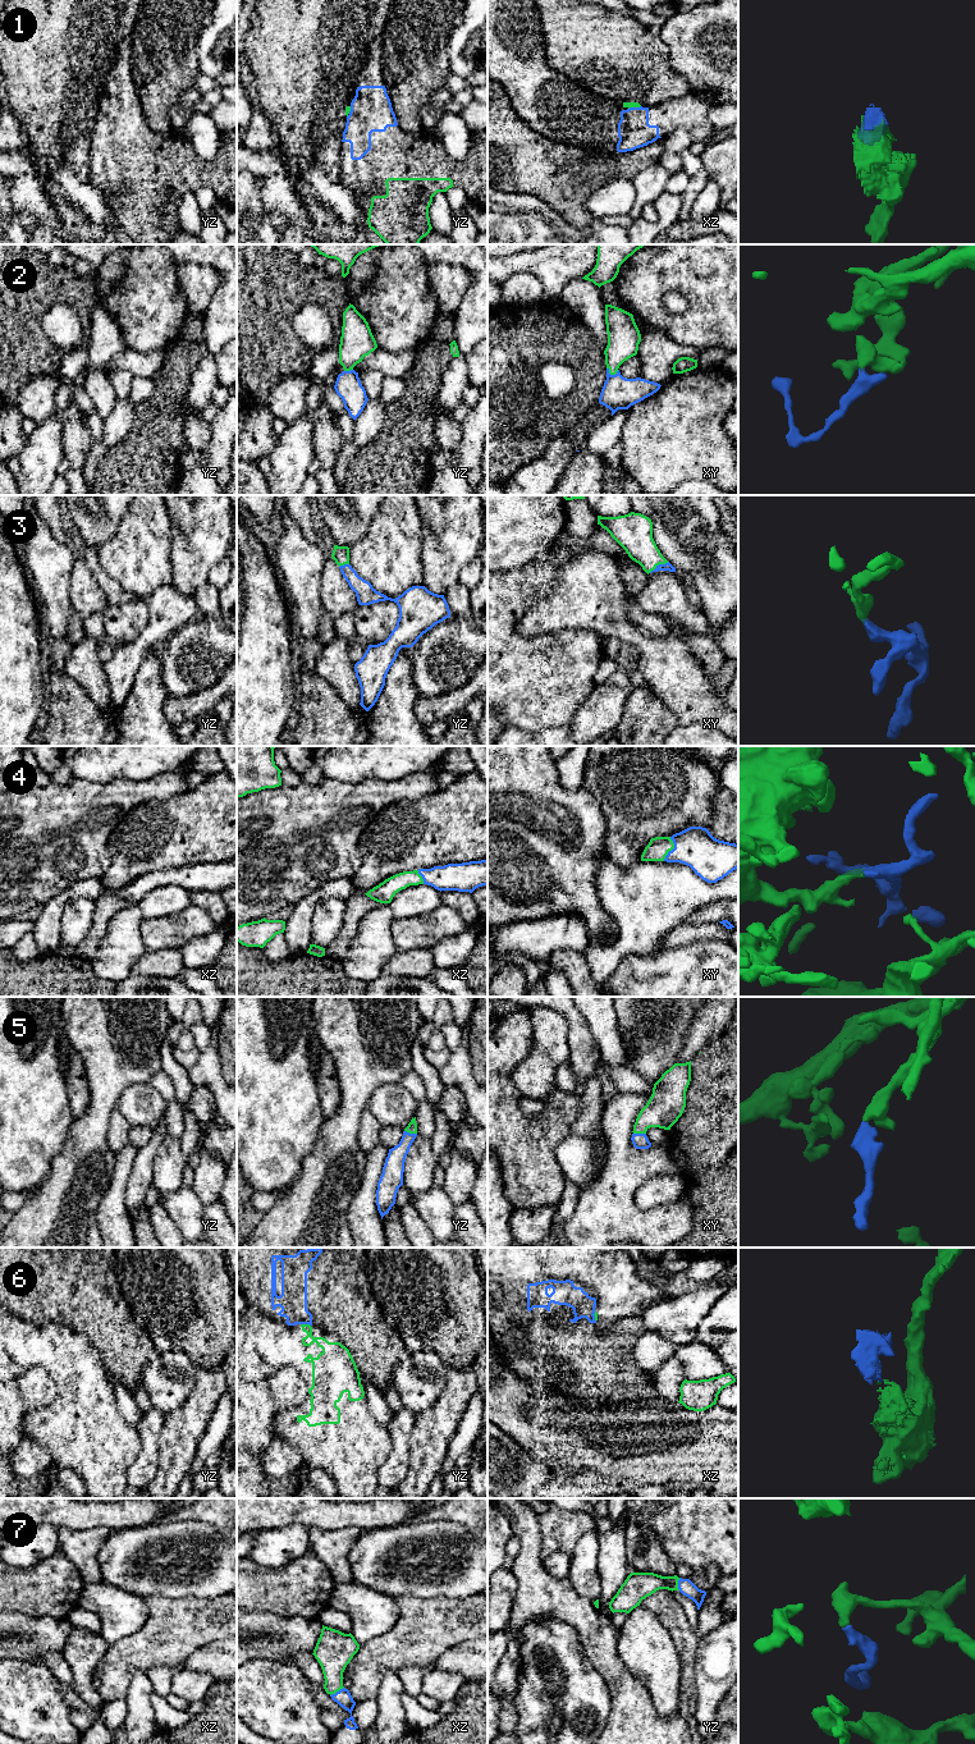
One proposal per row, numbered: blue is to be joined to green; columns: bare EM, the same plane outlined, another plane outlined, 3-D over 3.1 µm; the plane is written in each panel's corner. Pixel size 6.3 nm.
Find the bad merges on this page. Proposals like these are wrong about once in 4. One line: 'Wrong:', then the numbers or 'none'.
Wrong: 6

